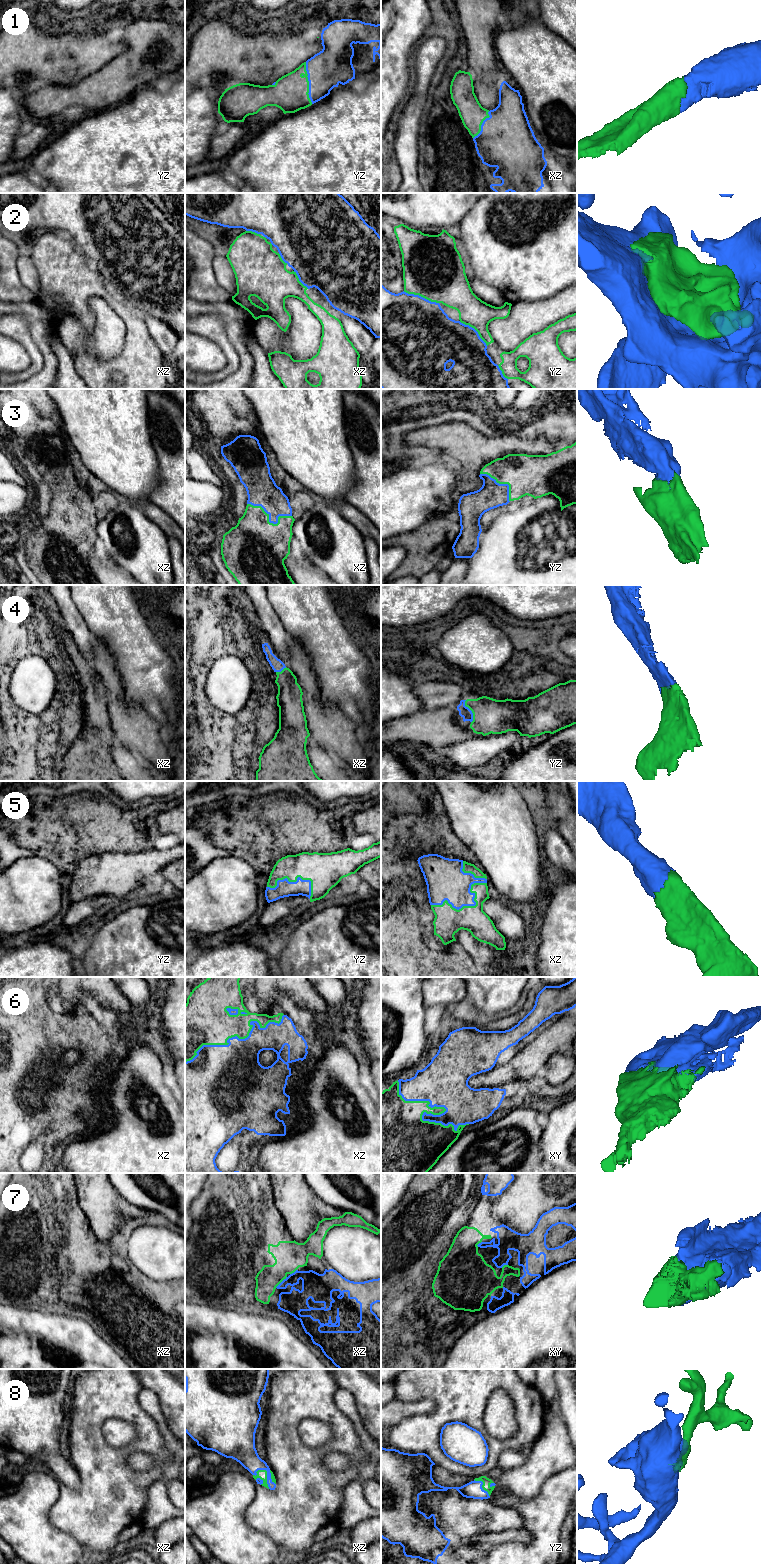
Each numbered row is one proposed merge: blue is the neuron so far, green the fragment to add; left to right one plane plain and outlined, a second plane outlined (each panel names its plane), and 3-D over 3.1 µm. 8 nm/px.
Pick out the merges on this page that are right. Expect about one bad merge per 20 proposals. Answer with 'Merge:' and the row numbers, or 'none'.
Merge: 1, 2, 3, 4, 5, 6, 7, 8

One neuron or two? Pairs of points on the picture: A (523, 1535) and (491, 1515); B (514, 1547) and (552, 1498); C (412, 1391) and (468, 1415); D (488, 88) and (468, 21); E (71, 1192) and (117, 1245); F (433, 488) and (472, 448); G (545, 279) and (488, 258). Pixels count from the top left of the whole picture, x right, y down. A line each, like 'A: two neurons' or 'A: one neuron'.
A: two neurons
B: one neuron
C: one neuron
D: one neuron
E: one neuron
F: two neurons
G: one neuron

